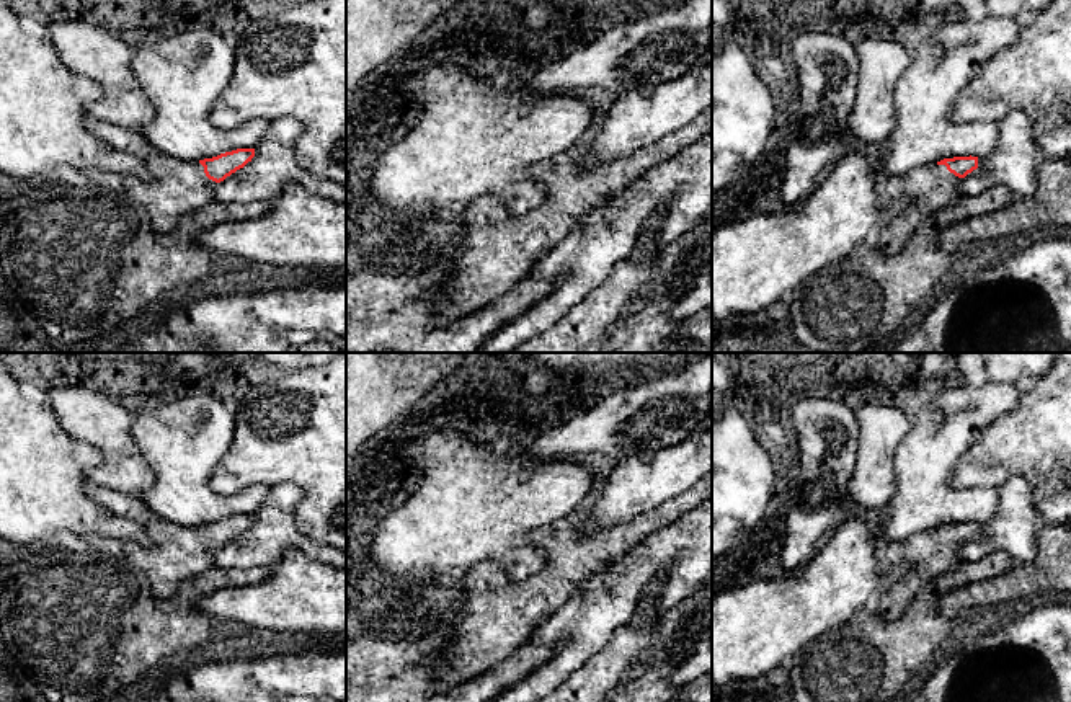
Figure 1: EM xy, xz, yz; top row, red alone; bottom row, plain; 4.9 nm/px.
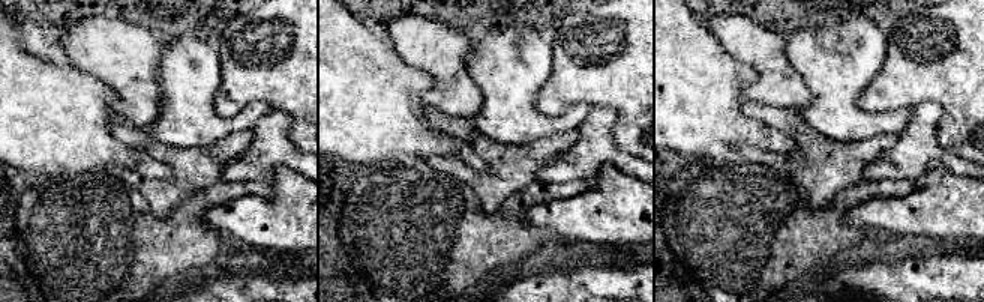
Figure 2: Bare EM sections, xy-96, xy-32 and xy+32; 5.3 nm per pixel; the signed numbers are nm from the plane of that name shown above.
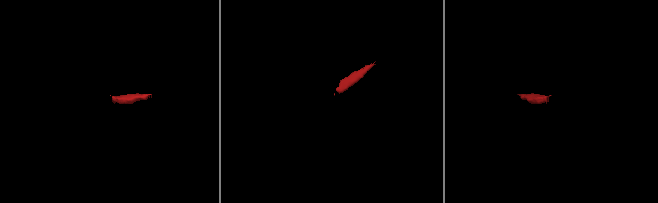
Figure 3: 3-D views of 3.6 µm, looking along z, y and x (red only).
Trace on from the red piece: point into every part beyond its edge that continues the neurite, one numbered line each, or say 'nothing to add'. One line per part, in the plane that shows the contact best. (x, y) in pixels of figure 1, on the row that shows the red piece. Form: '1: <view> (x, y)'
1: yz (929, 188)

